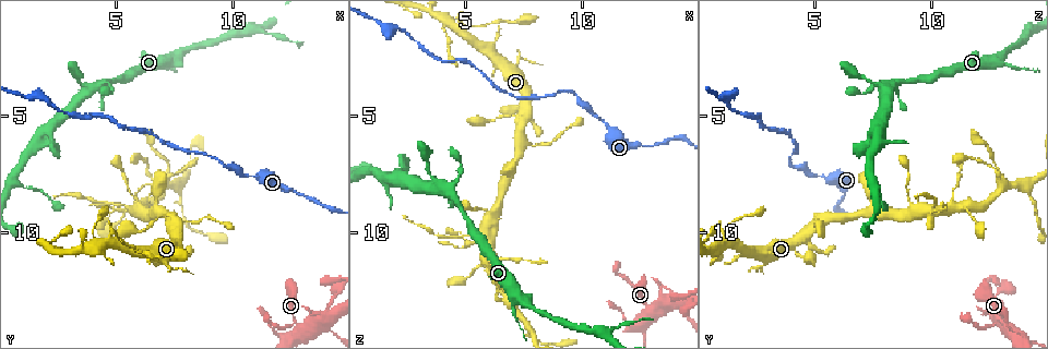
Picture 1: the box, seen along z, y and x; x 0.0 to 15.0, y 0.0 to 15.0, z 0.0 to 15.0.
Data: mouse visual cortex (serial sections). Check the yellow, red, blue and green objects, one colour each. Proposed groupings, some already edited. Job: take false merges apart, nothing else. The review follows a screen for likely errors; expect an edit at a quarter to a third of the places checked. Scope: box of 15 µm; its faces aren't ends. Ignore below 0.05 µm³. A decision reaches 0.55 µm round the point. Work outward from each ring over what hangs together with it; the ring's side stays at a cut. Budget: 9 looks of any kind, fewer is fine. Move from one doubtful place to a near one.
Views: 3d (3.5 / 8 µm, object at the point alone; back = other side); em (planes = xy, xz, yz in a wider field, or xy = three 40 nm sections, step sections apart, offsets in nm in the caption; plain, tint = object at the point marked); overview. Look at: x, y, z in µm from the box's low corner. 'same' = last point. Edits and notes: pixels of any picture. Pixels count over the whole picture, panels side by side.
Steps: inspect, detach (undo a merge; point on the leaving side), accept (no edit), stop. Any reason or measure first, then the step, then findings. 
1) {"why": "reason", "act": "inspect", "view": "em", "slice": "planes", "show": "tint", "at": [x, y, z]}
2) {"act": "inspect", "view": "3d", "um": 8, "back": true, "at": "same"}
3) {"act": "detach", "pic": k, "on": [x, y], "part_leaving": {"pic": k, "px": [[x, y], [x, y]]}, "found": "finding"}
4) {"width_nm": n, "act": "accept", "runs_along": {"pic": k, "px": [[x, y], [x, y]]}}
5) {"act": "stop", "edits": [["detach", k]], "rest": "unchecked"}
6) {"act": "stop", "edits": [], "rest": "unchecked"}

{"why": "four-way junction", "act": "inspect", "view": "3d", "um": 3.5, "at": [13.1, 14.1, 13.4]}

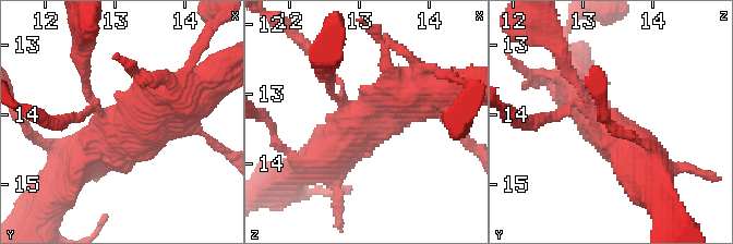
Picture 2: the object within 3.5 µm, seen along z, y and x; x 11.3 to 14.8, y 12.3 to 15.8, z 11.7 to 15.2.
{"why": "shape alone is not enough", "act": "inspect", "view": "em", "slice": "xy", "step": 2, "show": "tint", "at": [12.95, 14.15, 13.35]}

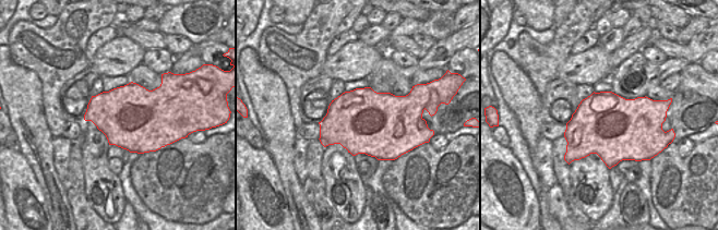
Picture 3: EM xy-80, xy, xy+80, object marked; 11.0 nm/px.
{"arm_widths_nm": [100, 100, 500, 600], "act": "accept", "runs_along": {"pic": 2, "px": [[327, 78], [358, 118], [418, 93]]}, "found": "all the same cell"}

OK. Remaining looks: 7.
{"why": "sudden change in width", "act": "inspect", "view": "3d", "um": 3.5, "at": [14.3, 12.9, 12.8]}

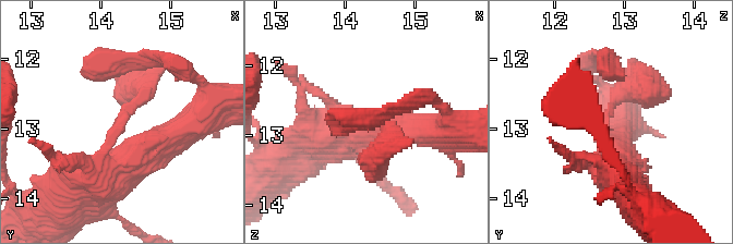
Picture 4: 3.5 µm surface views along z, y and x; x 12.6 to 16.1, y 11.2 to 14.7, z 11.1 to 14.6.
{"arm_widths_nm": [200, 350], "act": "inspect", "view": "em", "slice": "xy", "step": 1, "show": "tint", "at": [14.40, 12.75, 12.80]}

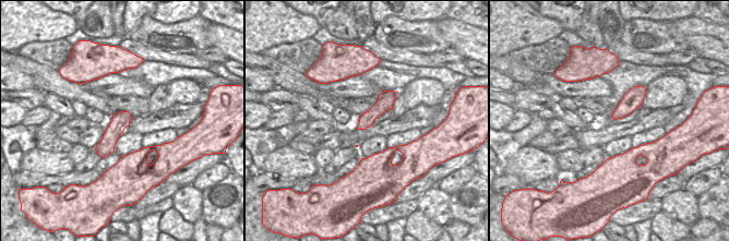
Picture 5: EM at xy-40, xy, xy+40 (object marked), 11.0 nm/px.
{"act": "accept", "runs_along": {"pic": 4, "px": [[609, 174], [612, 104], [657, 90]]}, "found": "all the same cell"}

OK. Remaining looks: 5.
{"why": "sharp bend", "act": "inspect", "view": "3d", "um": 8, "at": [5.8, 8.3, 10.9]}

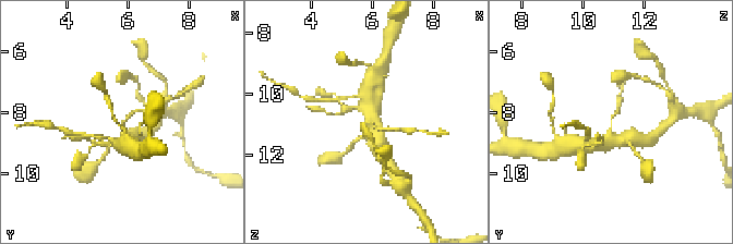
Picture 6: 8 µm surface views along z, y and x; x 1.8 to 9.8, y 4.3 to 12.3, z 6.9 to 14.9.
{"arm_widths_nm": [100, 500], "why": "now the EM", "act": "inspect", "view": "em", "slice": "xy", "step": 1, "show": "tint", "at": [5.9, 8.3, 10.9]}

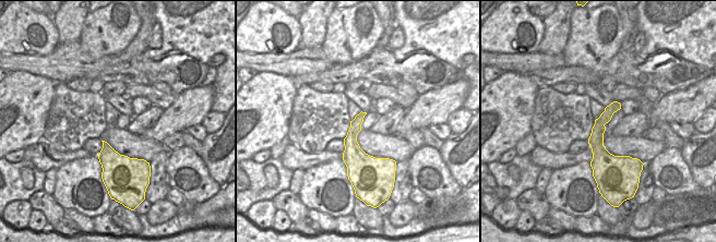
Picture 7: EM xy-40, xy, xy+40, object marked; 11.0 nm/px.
{"width_nm": 150, "act": "accept", "runs_along": {"pic": 6, "px": [[371, 112], [375, 127], [396, 129]]}, "found": "one cell here"}

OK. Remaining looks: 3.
{"why": "abrupt turn", "act": "inspect", "view": "em", "slice": "xy", "step": 2, "show": "tint", "at": [4.6, 10.4, 1.4]}

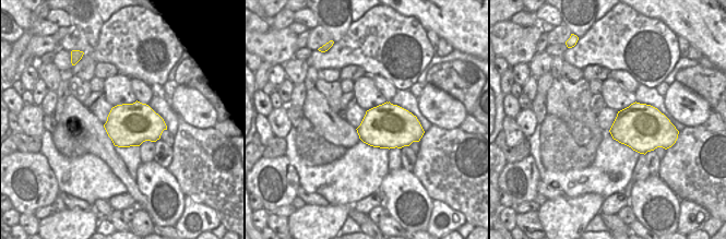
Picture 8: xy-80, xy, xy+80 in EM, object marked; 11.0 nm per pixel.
{"why": "wider look", "act": "inspect", "view": "3d", "um": 3.5, "at": "same"}

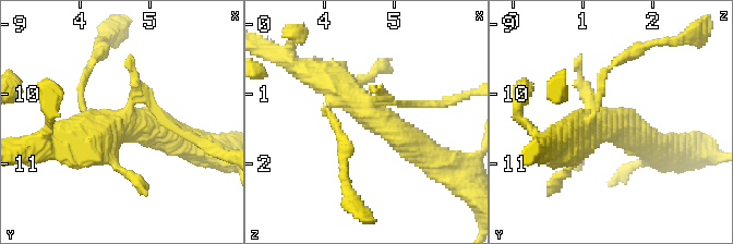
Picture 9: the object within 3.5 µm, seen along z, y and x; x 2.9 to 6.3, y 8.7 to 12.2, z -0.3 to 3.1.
{"act": "accept", "found": "one cell here"}

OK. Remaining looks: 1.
{"act": "stop", "edits": [], "rest": "unchecked"}

